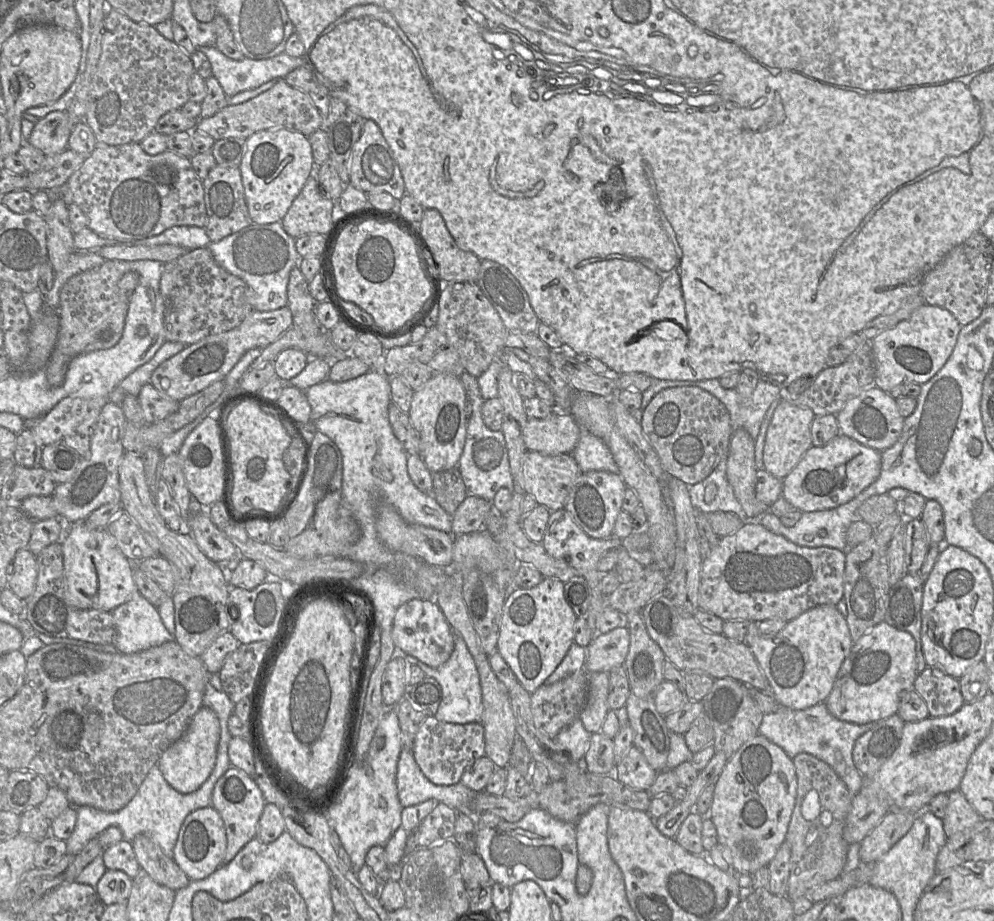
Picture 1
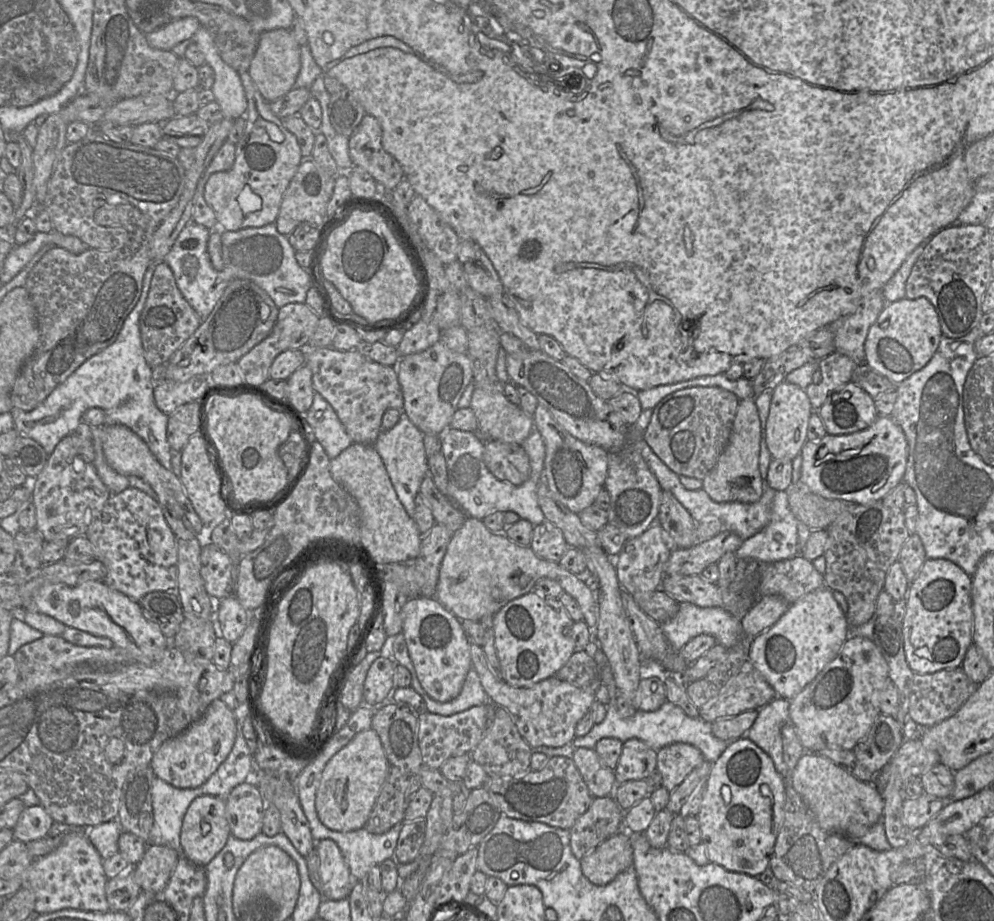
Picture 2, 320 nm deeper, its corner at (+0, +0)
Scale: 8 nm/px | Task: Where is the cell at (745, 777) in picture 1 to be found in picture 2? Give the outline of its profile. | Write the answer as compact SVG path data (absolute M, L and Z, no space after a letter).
M742 736L736 740L728 742L724 752L712 765L706 781L706 790L700 805L700 811L697 814L701 831L701 843L705 845L709 861L718 864L731 872L744 873L752 877L758 877L762 874L769 867L770 857L774 849L776 838L784 821L784 804L786 800L785 789L786 780L777 772L771 757L752 740L746 736Z

